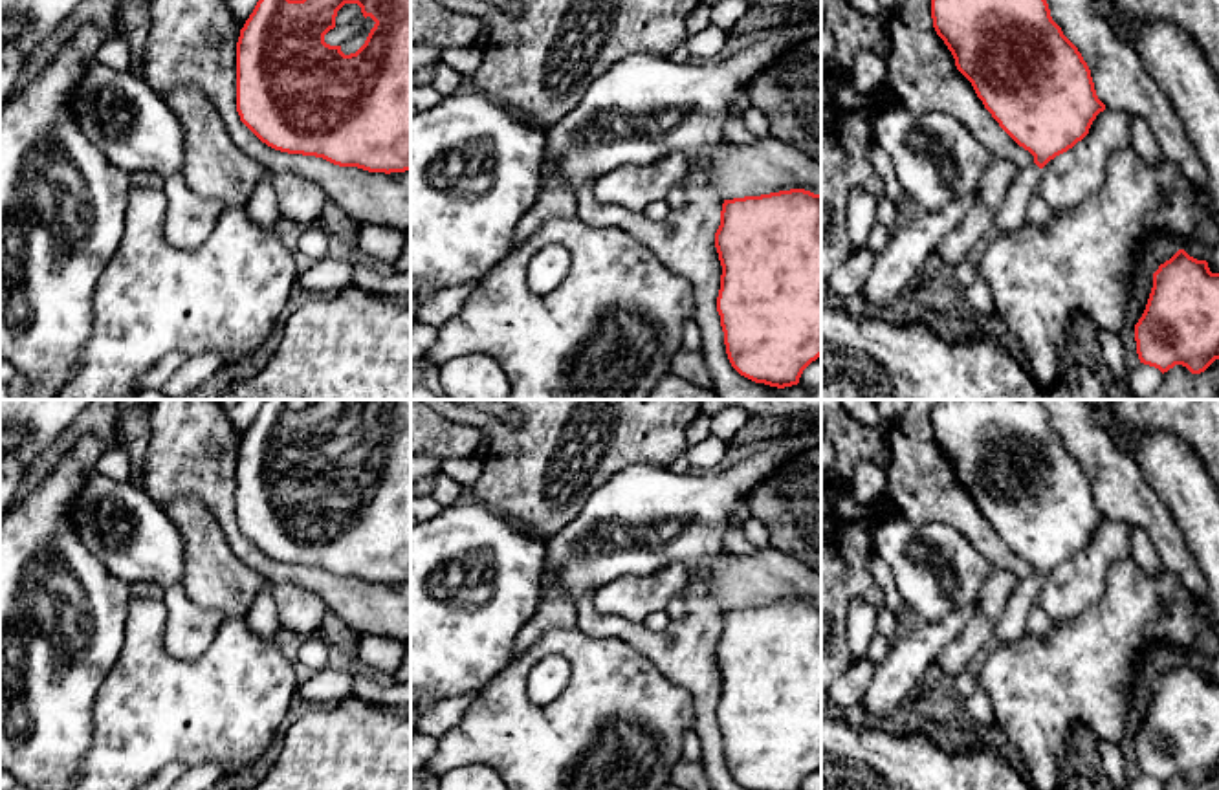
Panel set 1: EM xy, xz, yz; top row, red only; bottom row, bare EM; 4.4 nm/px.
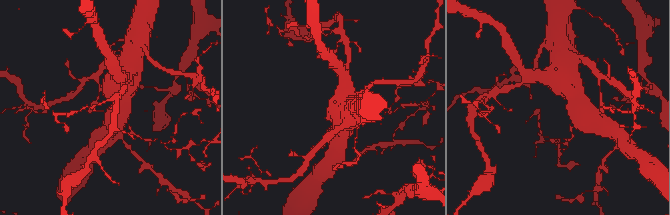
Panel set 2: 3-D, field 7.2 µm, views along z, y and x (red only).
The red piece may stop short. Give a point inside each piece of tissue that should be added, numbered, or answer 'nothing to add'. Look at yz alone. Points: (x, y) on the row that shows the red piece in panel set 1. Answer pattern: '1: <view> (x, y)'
1: yz (1012, 215)

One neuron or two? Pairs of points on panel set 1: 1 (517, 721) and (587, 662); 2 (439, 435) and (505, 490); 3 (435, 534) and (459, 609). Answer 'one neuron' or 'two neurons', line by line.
1: one neuron
2: two neurons
3: one neuron

